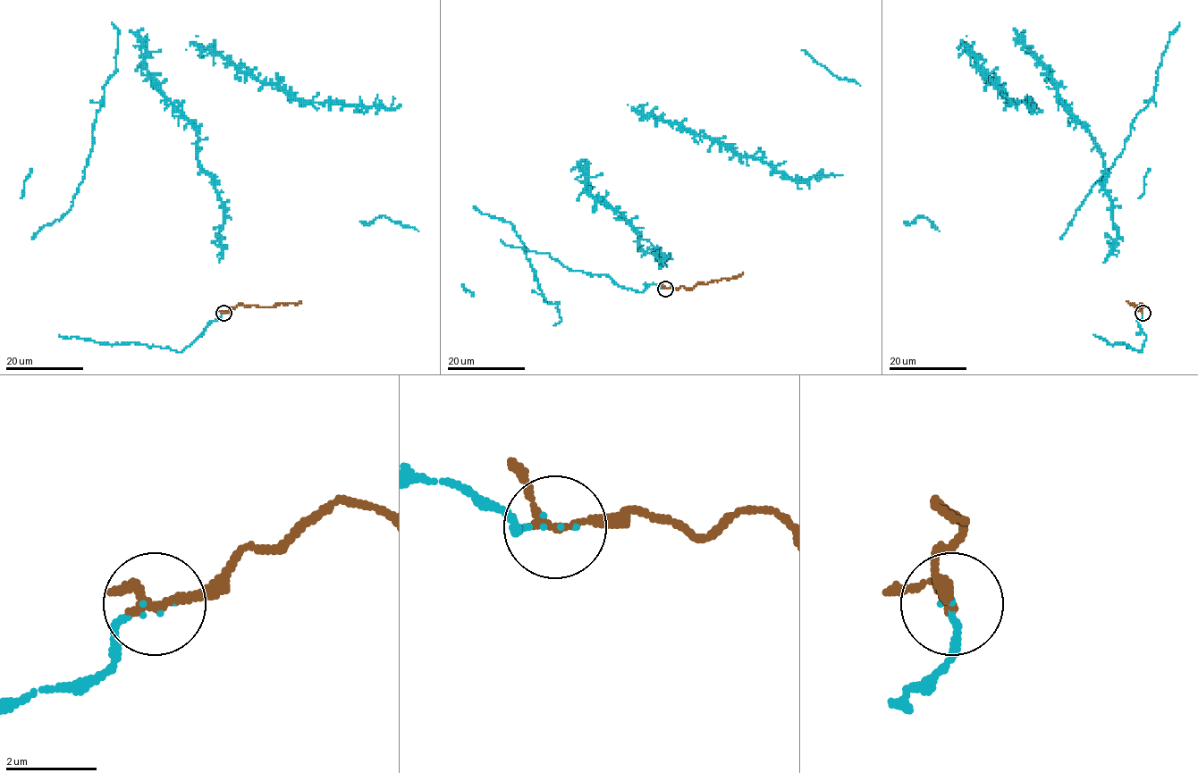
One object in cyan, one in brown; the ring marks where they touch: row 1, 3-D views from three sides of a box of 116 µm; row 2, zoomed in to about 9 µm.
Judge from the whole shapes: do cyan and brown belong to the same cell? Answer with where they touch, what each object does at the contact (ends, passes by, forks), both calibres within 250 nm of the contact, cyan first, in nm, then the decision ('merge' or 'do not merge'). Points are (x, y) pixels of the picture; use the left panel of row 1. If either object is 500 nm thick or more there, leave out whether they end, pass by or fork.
place (223, 313); cyan ends; brown passes by; calibres 70 and 170 nm; merge

